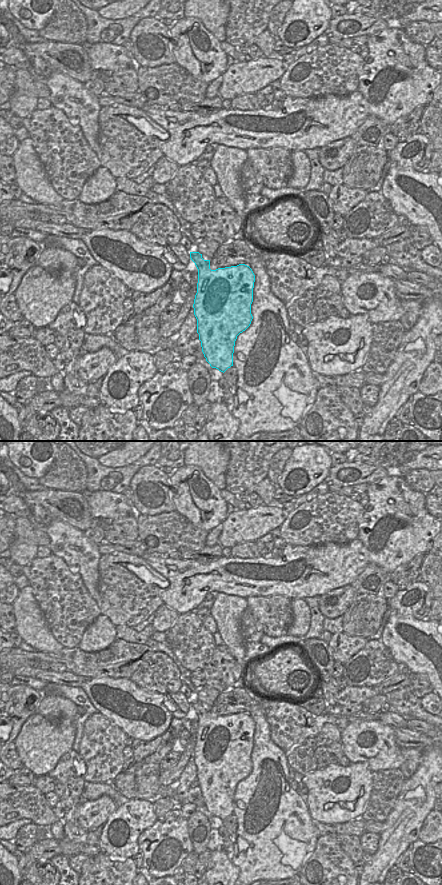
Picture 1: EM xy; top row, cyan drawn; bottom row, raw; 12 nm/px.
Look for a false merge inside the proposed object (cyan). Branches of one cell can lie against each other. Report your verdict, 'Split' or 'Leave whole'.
Leave whole

